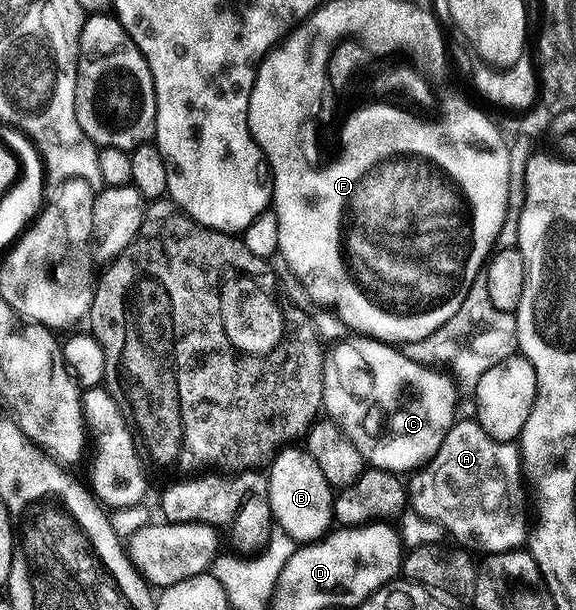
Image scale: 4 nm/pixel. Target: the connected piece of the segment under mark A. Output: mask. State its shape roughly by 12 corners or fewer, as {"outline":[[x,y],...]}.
{"outline":[[456,421],[408,507],[495,555],[528,539],[514,443]]}

